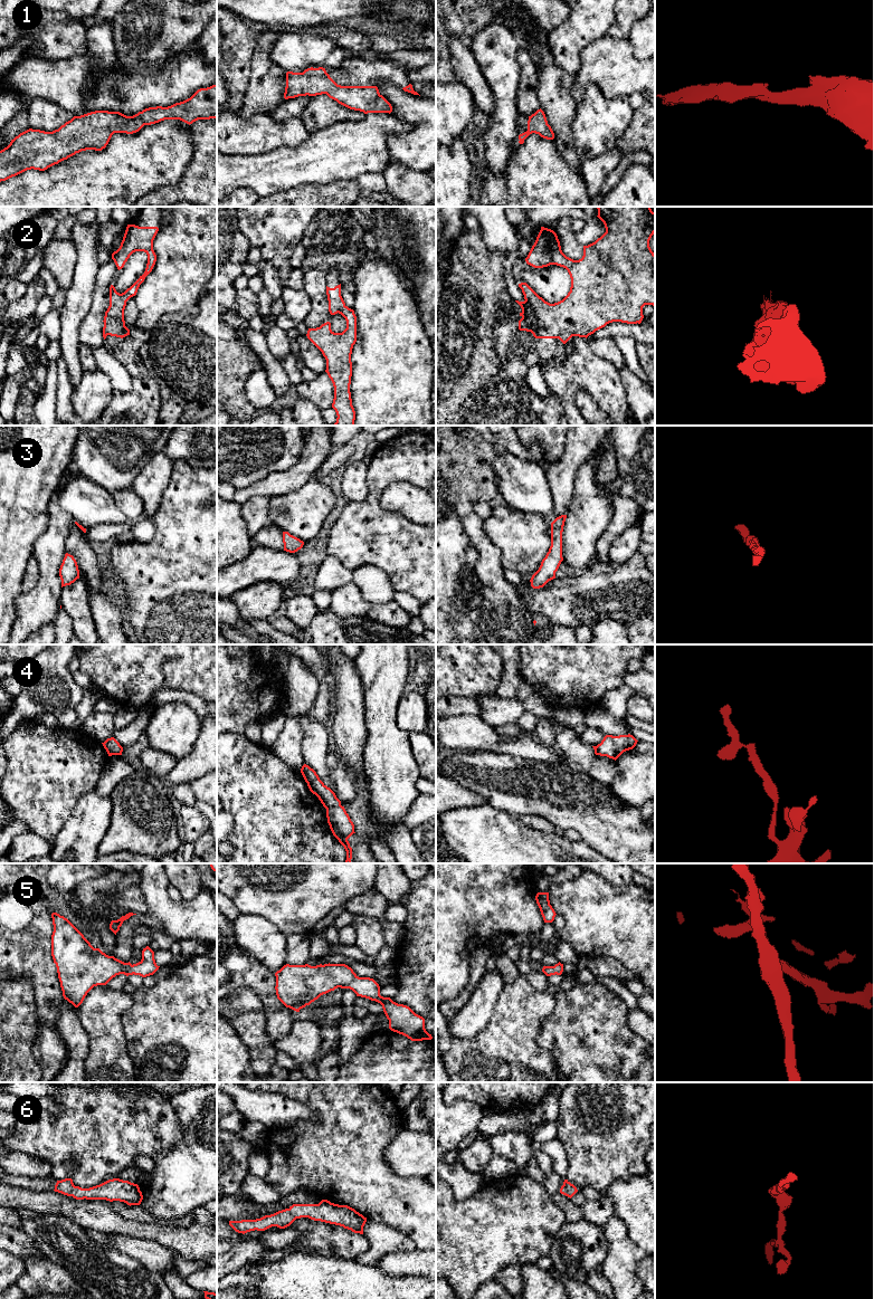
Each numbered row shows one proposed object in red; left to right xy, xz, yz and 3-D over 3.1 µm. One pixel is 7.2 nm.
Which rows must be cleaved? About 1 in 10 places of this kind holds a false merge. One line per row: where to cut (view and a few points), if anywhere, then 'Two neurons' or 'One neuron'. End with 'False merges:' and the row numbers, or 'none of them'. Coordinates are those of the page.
1: No split. One neuron
2: No split. One neuron
3: No split. One neuron
4: No split. One neuron
5: No split. One neuron
6: No split. One neuron
False merges: none of them

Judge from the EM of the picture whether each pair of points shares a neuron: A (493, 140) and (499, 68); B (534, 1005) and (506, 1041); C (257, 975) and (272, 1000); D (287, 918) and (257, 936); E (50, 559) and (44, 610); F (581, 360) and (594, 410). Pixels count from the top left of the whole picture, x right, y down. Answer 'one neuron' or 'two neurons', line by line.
A: one neuron
B: one neuron
C: one neuron
D: two neurons
E: one neuron
F: two neurons

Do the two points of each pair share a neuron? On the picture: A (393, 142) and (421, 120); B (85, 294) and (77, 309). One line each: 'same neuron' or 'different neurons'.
A: same neuron
B: same neuron

